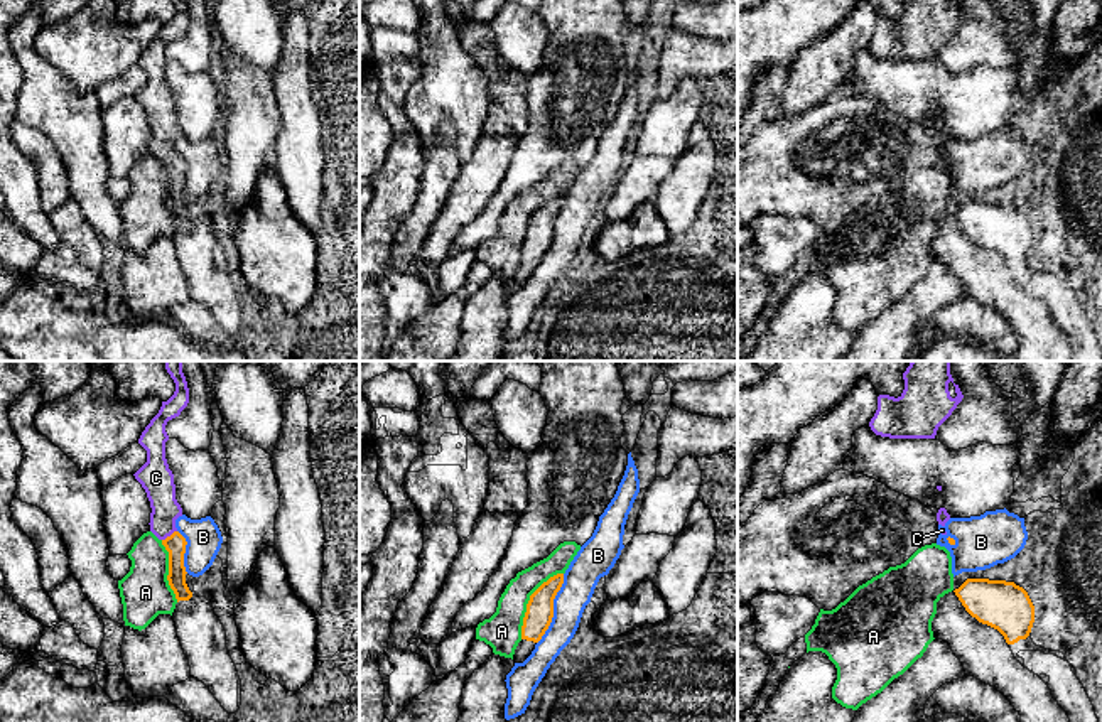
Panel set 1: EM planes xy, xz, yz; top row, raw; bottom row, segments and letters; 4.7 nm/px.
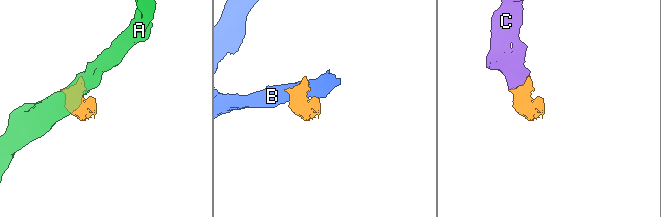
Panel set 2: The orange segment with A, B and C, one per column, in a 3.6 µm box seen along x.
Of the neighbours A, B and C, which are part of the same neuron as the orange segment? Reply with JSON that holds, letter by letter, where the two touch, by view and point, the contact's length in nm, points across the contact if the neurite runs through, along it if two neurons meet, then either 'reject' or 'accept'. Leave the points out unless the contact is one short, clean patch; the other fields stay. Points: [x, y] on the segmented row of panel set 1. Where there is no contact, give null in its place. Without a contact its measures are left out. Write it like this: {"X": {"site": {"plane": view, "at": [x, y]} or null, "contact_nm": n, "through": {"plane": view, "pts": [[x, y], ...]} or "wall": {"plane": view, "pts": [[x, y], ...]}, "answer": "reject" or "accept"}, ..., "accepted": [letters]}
{"A": {"site": {"plane": "xz", "at": [529, 601]}, "contact_nm": 380, "answer": "reject"}, "B": {"site": {"plane": "xz", "at": [552, 609]}, "contact_nm": 360, "answer": "reject"}, "C": {"site": {"plane": "xy", "at": [171, 535]}, "contact_nm": 90, "through": {"plane": "xy", "pts": [[176, 544], [171, 535], [164, 528], [159, 484]]}, "answer": "accept"}, "accepted": ["C"]}

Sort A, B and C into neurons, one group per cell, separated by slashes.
A / B / C

